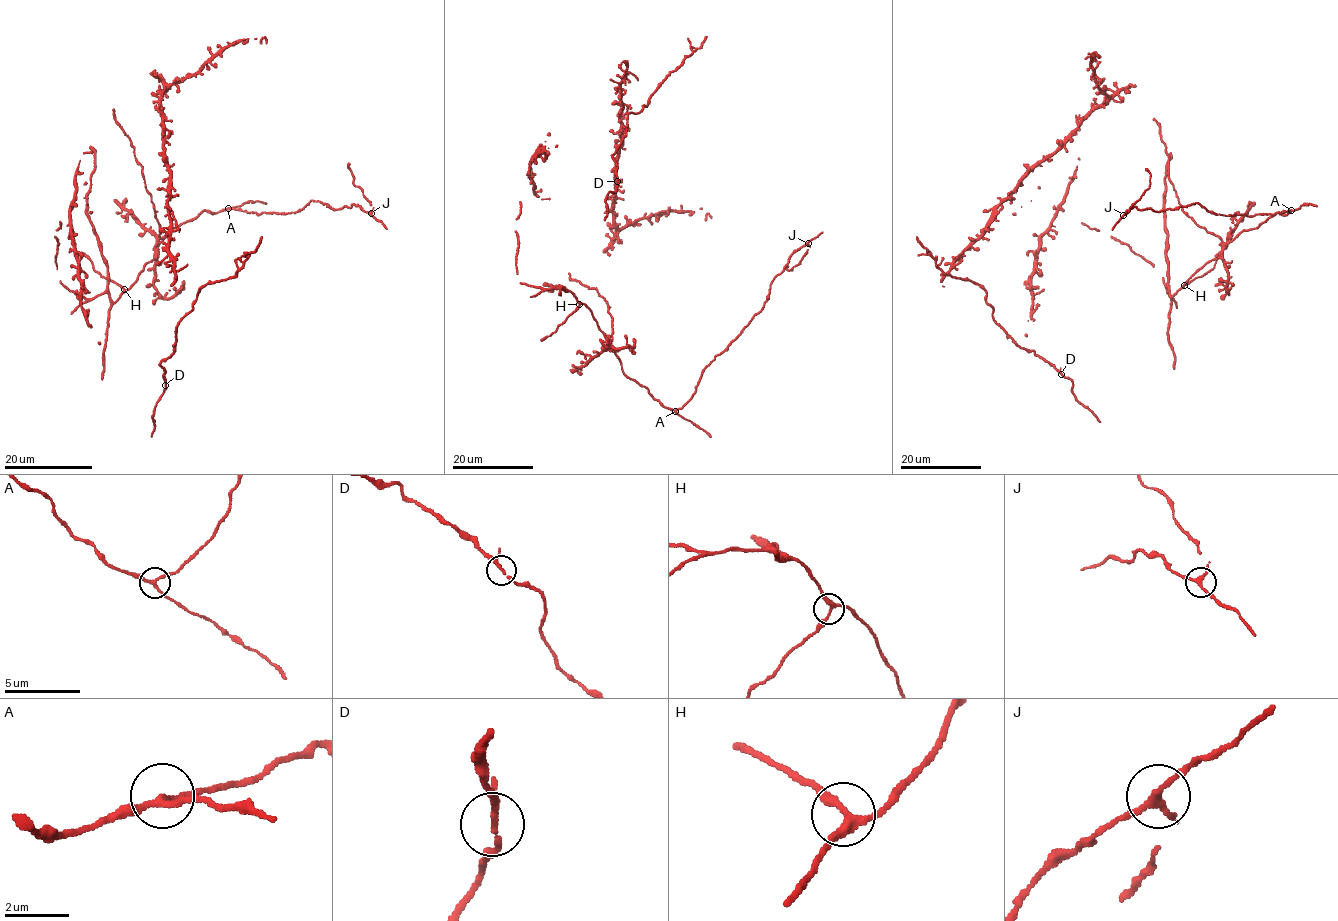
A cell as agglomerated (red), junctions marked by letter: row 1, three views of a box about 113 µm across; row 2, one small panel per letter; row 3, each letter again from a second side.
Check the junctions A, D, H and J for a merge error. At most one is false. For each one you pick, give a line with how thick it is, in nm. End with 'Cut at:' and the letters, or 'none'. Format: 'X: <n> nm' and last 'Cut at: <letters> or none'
Cut at: none

